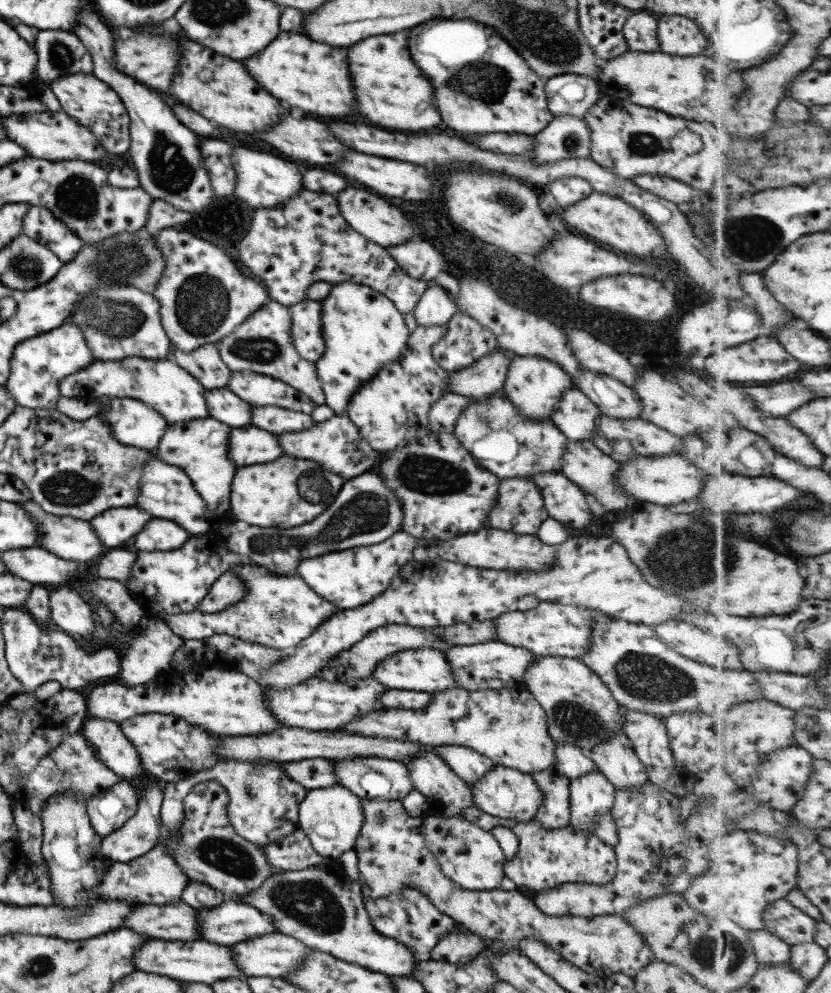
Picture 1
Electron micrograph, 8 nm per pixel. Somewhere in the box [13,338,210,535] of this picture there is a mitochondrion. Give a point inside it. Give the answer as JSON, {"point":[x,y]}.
{"point":[66,488]}

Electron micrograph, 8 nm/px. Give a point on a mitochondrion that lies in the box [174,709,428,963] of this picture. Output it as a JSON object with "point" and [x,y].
{"point":[312,904]}

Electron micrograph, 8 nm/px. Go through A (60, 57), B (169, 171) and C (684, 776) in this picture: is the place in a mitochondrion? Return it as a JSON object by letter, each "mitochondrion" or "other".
{"A":"mitochondrion","B":"mitochondrion","C":"other"}

